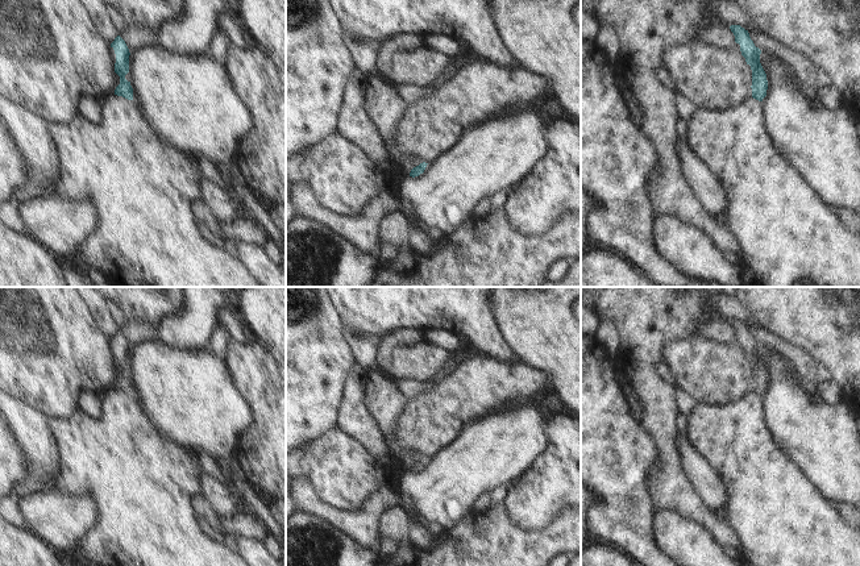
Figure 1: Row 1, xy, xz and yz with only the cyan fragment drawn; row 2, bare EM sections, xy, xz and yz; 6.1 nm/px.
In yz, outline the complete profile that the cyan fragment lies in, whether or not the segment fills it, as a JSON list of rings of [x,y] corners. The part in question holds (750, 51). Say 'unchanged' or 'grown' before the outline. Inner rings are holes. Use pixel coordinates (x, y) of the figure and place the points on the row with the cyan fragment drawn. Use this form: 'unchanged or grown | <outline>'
unchanged | [[[731,25],[730,29],[735,36],[735,42],[740,45],[741,55],[745,58],[747,64],[749,64],[752,70],[752,97],[763,101],[766,96],[768,80],[760,63],[761,50],[755,46],[748,30],[744,28],[740,25]]]

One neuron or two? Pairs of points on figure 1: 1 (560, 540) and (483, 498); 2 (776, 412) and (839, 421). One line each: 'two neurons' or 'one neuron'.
1: two neurons
2: one neuron

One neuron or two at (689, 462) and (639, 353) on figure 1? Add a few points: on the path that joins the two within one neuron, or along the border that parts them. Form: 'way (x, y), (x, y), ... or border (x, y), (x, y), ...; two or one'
border (677, 437), (677, 454), (682, 469); two

